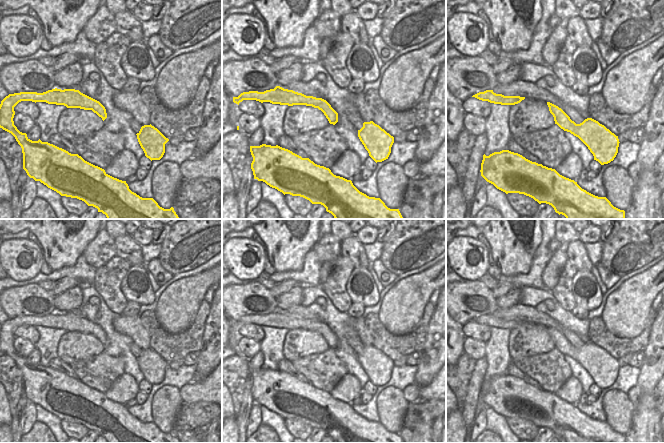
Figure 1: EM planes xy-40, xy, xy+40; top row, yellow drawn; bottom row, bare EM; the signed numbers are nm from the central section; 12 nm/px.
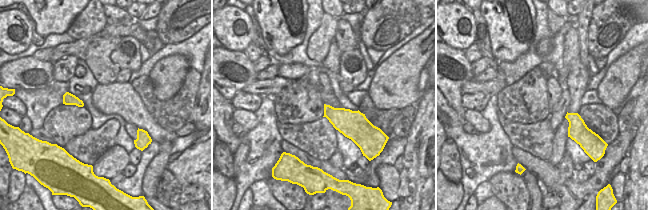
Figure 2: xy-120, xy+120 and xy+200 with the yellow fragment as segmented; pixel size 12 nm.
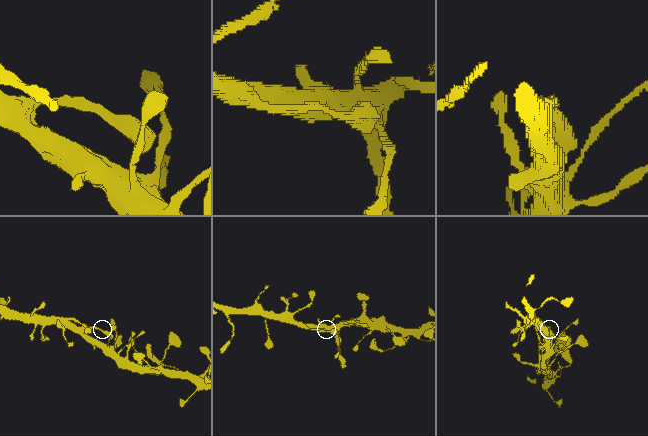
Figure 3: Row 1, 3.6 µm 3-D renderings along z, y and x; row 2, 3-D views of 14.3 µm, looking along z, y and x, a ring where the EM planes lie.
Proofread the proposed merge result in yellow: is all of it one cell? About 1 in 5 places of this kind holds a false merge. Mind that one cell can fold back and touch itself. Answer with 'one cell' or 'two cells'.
one cell

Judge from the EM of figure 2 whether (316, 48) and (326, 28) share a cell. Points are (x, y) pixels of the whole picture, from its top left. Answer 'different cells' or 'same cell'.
same cell

